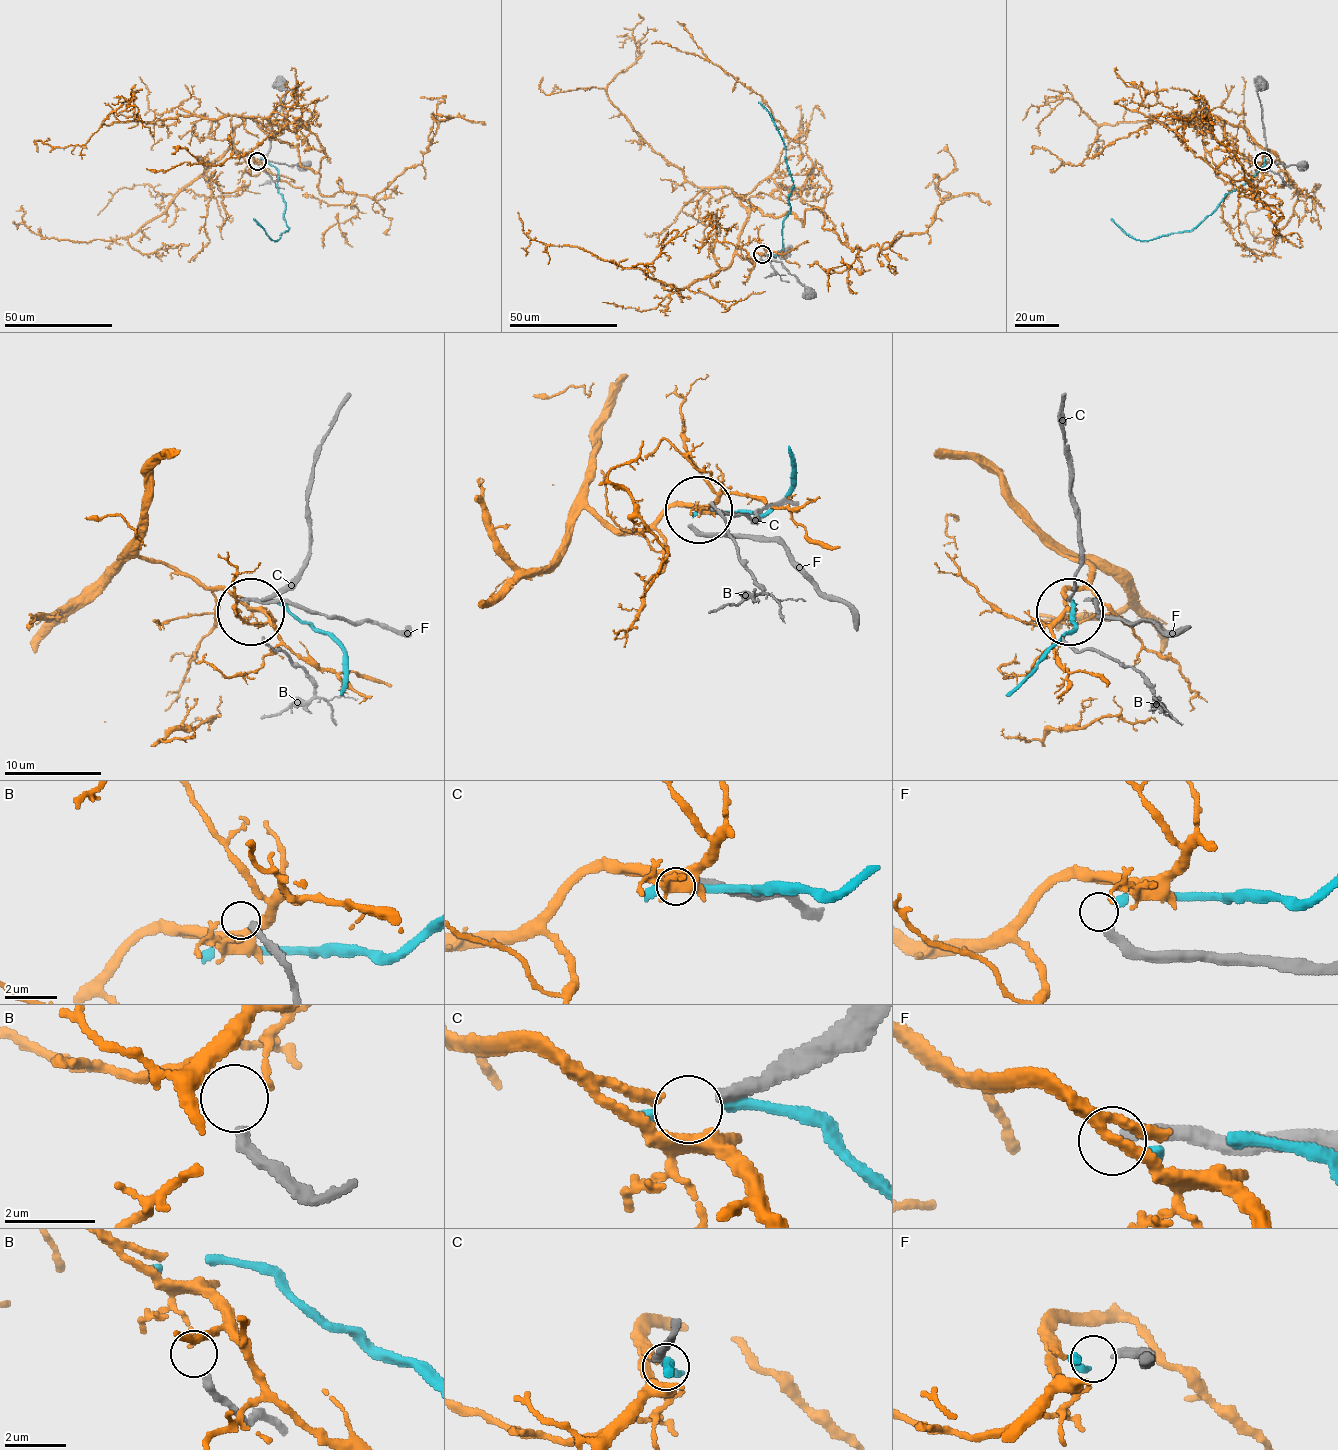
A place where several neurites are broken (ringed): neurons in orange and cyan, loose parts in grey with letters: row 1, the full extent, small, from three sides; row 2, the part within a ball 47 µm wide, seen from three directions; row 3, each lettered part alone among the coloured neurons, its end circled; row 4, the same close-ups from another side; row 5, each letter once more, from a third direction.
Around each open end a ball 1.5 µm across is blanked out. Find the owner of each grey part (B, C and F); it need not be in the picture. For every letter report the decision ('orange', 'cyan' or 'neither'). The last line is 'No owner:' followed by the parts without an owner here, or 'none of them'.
B: neither
C: orange
F: cyan
No owner: B

